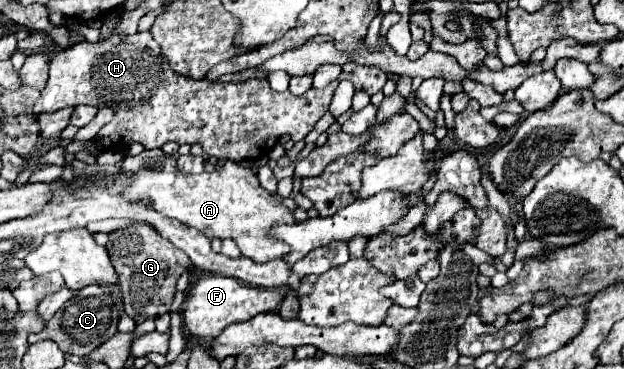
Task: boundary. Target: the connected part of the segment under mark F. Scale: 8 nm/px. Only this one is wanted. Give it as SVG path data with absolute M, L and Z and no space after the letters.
M207 274L189 288L187 300L183 304L183 326L187 326L191 336L217 338L221 334L221 330L233 322L245 322L257 314L275 312L283 300L283 296L285 296L283 288L267 290L267 288L241 284L229 276Z

